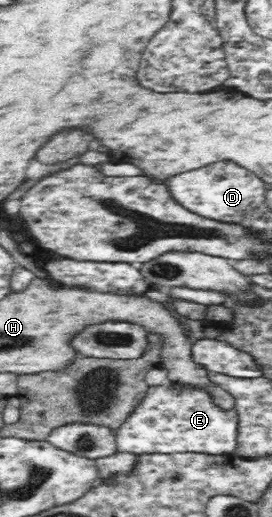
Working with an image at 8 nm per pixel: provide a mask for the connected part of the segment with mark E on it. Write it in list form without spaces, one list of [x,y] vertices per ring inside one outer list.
[[[184,384],[151,386],[140,402],[130,411],[125,423],[116,432],[116,450],[119,453],[206,453],[233,454],[239,437],[239,416],[235,409],[216,407],[209,390]]]

